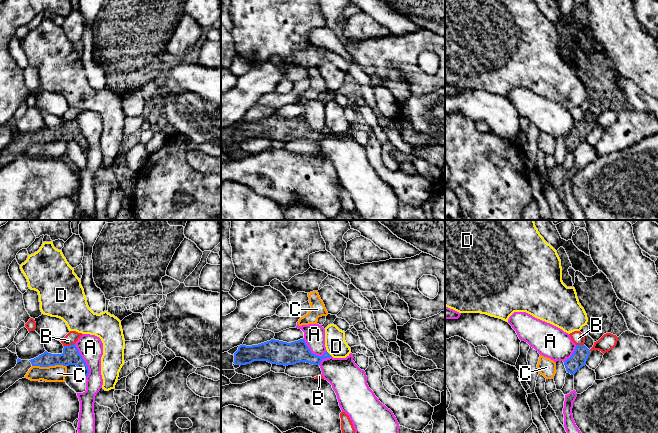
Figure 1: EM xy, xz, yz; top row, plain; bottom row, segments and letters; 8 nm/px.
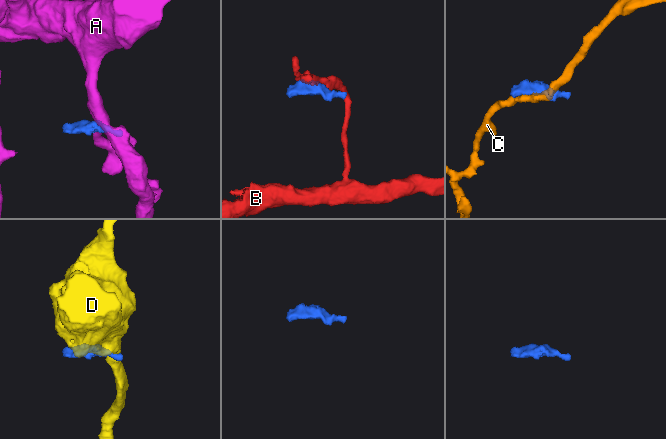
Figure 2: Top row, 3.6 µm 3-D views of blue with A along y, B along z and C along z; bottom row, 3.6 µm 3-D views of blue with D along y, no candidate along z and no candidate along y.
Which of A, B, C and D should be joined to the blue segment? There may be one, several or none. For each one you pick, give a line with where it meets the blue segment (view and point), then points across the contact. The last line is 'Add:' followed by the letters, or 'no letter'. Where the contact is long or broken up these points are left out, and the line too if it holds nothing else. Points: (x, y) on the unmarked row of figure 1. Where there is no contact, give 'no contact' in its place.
Add: no letter

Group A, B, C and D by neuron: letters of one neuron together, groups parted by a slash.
A / B / C / D

